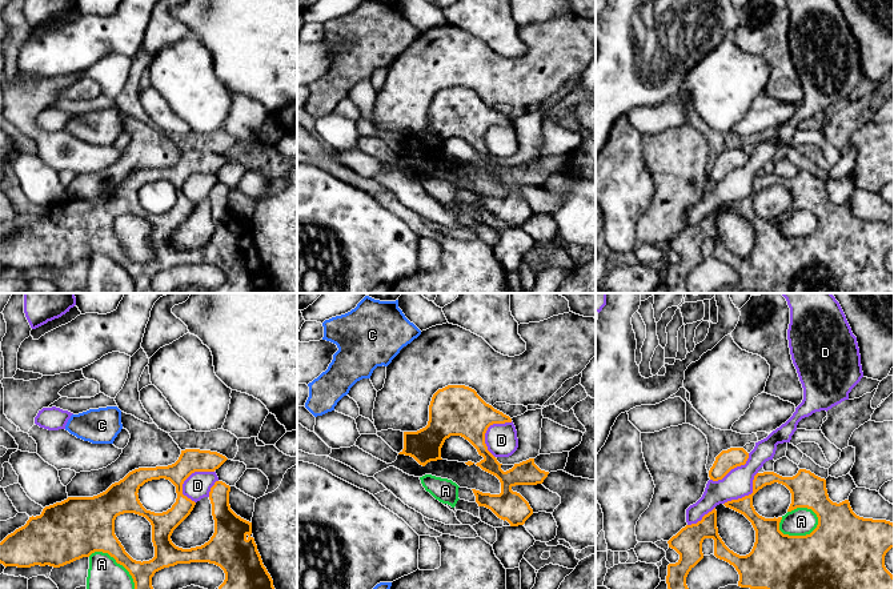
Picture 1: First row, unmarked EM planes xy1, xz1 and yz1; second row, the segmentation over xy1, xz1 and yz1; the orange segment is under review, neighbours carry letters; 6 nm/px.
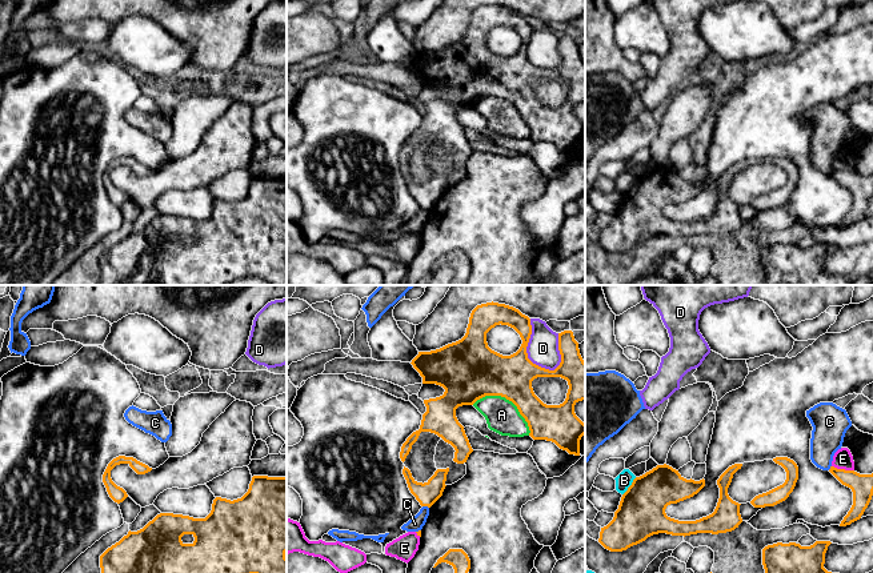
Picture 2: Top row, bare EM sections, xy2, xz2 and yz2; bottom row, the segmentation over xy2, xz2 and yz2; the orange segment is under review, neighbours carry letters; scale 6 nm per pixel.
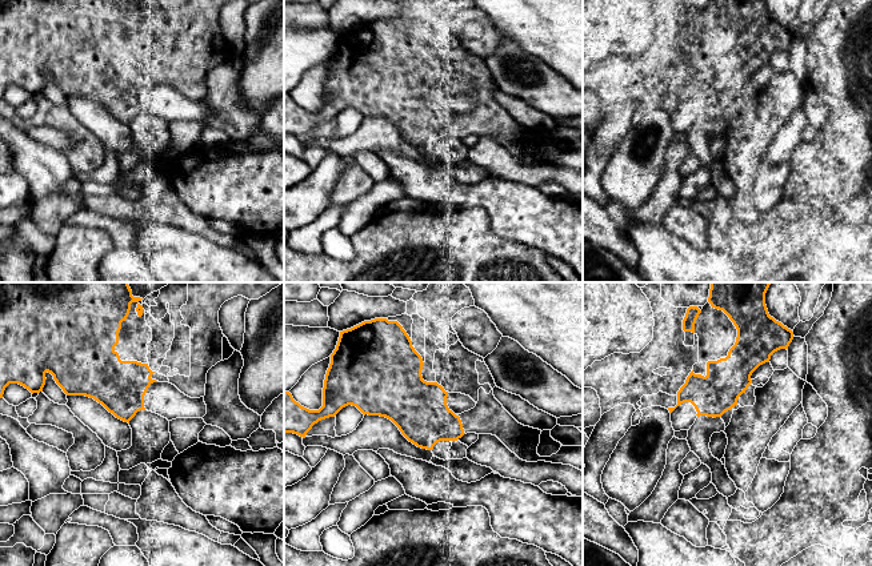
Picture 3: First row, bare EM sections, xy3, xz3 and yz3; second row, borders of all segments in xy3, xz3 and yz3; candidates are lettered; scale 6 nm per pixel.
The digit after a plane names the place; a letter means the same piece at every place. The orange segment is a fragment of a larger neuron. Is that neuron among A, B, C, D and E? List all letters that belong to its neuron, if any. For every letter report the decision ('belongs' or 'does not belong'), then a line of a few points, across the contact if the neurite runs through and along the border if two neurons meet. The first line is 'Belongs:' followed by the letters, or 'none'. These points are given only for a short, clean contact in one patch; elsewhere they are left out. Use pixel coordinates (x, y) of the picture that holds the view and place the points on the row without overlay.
Belongs: none
A: does not belong
B: does not belong; line yz2 (636, 179), (623, 196)
C: does not belong; line xz2 (423, 207), (428, 209)
D: does not belong
E: does not belong; line yz2 (832, 167), (853, 172)

